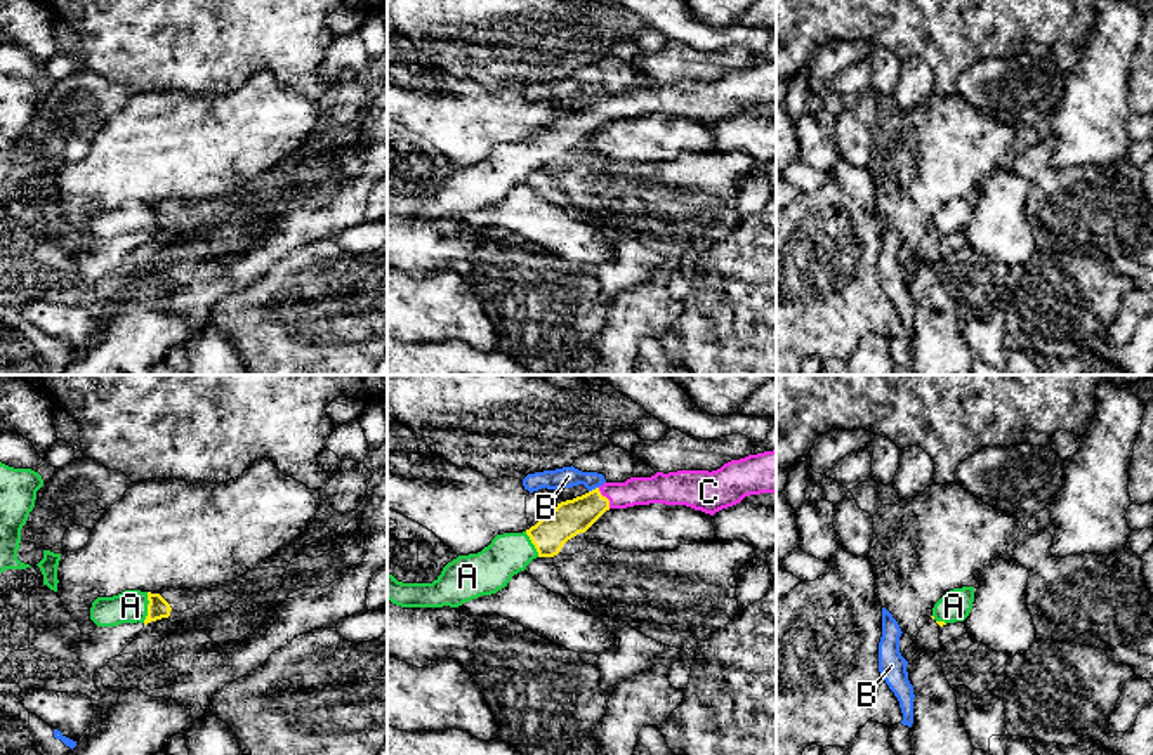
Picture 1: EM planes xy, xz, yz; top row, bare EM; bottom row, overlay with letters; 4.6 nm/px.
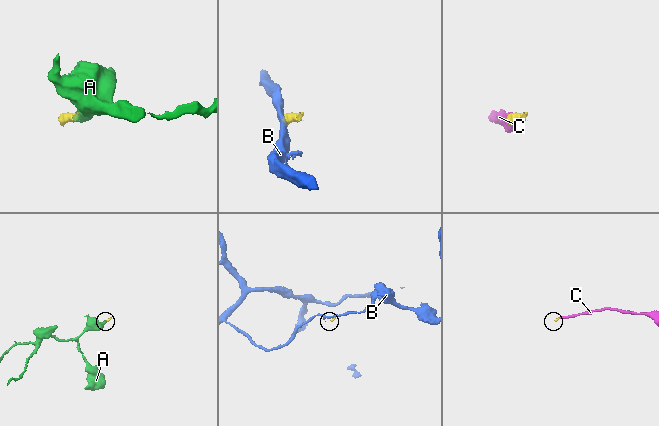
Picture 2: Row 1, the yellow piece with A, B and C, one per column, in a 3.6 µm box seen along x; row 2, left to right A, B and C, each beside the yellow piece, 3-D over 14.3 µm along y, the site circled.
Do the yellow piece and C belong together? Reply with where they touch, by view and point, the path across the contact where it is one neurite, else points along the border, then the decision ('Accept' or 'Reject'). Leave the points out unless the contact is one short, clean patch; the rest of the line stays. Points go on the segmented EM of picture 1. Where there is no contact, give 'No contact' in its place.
Touches yellow at xz (606, 498). Path across: xz (570, 518), (606, 498), (658, 488). Accept

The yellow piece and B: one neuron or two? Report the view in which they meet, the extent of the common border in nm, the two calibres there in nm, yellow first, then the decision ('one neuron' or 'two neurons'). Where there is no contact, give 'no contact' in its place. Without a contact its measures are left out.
xz | 50 nm | 160/100 nm | two neurons

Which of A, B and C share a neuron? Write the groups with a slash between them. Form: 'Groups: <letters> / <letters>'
Groups: A C / B

